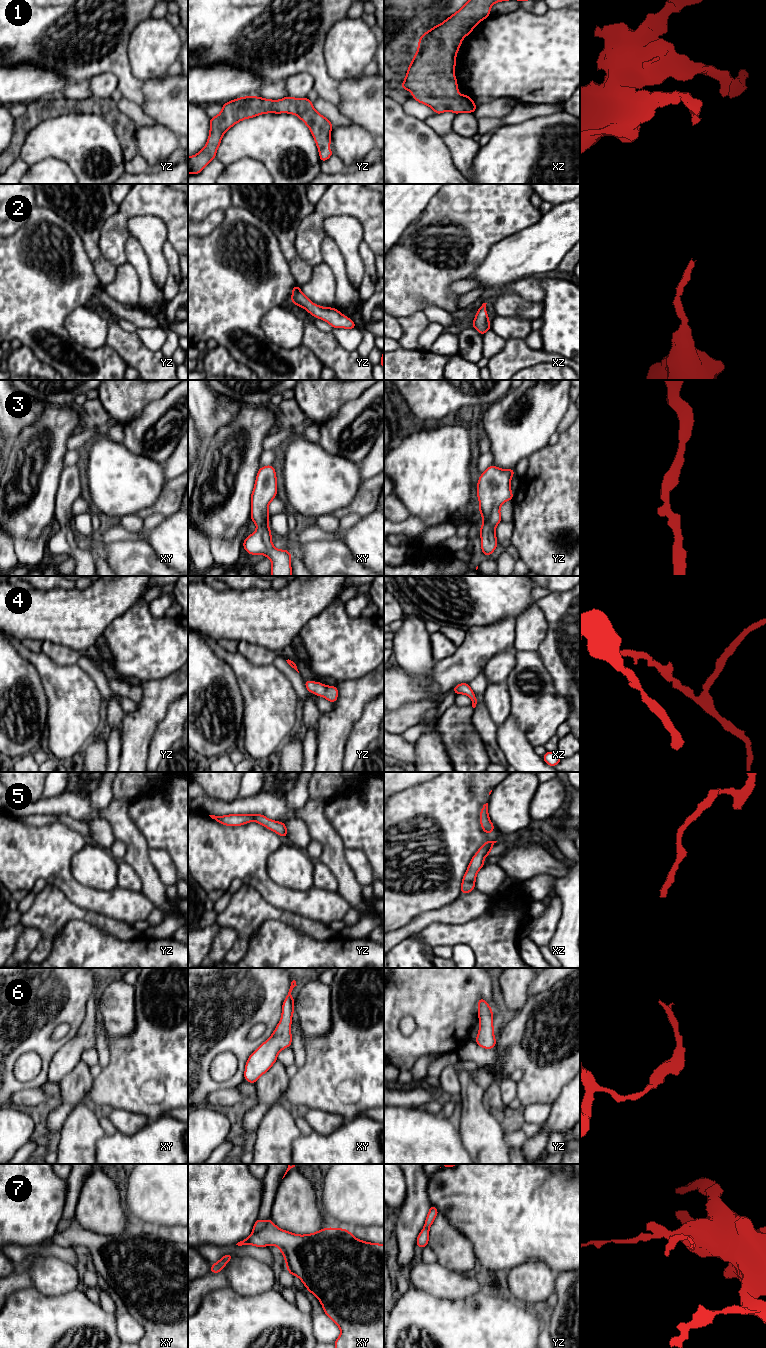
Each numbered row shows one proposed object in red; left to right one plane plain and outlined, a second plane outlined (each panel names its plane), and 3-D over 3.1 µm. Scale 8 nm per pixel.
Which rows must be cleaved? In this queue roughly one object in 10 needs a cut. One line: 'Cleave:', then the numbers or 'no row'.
Cleave: 7

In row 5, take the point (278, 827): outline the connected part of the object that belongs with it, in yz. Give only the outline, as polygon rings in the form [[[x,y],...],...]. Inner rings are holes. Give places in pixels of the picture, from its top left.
[[[231,814],[226,816],[215,816],[215,815],[209,815],[209,816],[218,823],[227,826],[241,826],[248,822],[255,821],[265,826],[267,829],[274,831],[279,836],[287,837],[288,835],[285,823],[270,820],[262,814]]]

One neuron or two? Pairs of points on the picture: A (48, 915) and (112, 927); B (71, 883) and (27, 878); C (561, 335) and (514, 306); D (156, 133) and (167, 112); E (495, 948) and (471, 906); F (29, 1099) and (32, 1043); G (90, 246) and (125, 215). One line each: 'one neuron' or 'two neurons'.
A: one neuron
B: one neuron
C: two neurons
D: two neurons
E: two neurons
F: two neurons
G: two neurons

